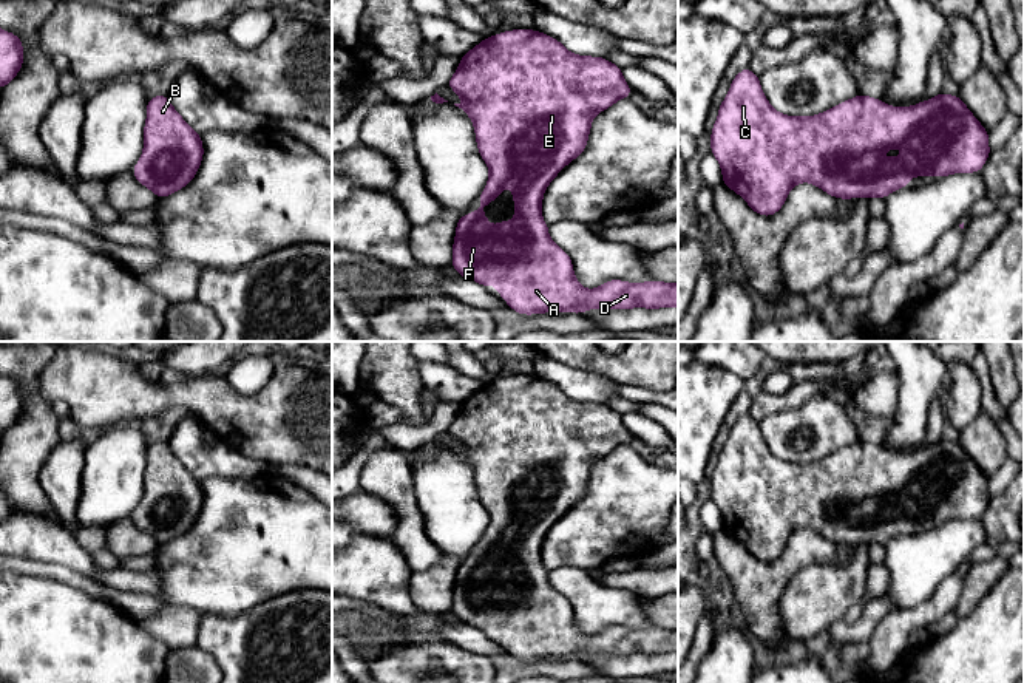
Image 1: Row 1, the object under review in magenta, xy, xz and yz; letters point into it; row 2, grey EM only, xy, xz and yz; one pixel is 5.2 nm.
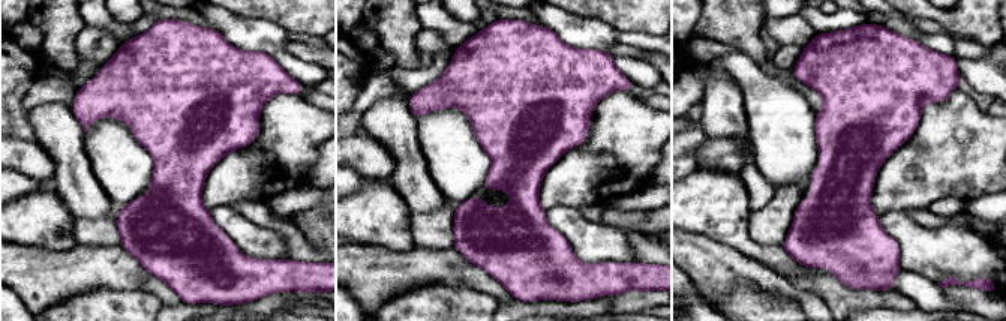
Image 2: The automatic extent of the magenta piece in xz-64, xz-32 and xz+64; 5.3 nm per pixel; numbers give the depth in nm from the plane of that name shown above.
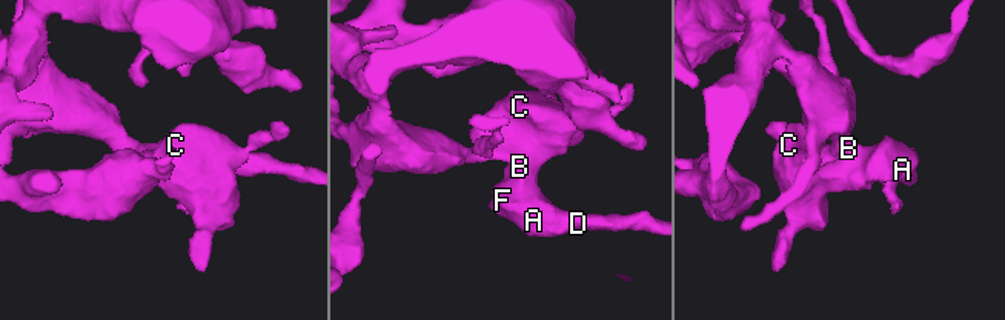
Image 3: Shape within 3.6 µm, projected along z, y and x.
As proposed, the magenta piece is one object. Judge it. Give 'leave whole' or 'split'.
leave whole

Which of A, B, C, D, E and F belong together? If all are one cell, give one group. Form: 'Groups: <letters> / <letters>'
Groups: A B C D E F

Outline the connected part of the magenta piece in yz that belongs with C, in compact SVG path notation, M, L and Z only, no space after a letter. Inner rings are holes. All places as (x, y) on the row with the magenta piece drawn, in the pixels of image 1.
M743 68L718 107L718 117L710 133L710 153L721 167L723 184L738 193L755 213L772 216L799 182L811 182L840 199L860 196L885 199L893 190L905 189L911 176L945 178L951 173L981 172L992 155L988 134L959 96L945 93L913 107L890 107L880 99L859 94L815 116L786 116L771 107L758 76L751 68ZM896 147L904 148L902 158L866 158L868 153L882 153Z

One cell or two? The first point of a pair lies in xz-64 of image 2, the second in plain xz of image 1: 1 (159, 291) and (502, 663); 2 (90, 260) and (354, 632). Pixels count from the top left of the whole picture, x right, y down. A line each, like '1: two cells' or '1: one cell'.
1: two cells
2: one cell

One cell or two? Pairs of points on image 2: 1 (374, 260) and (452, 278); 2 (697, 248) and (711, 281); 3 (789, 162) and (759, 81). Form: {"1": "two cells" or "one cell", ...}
{"1": "one cell", "2": "one cell", "3": "one cell"}

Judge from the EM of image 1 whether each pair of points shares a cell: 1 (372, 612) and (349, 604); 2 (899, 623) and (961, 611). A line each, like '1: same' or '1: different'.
1: same
2: different

